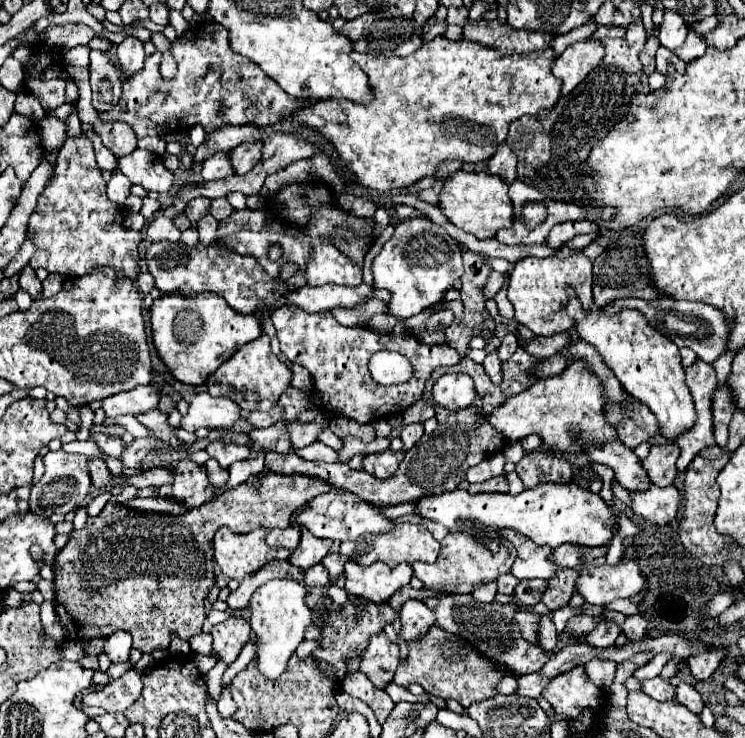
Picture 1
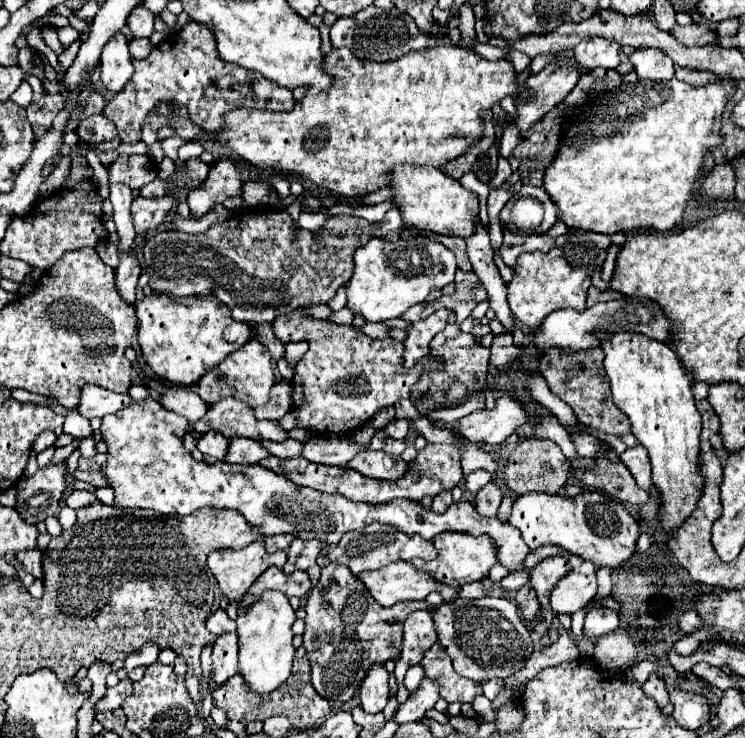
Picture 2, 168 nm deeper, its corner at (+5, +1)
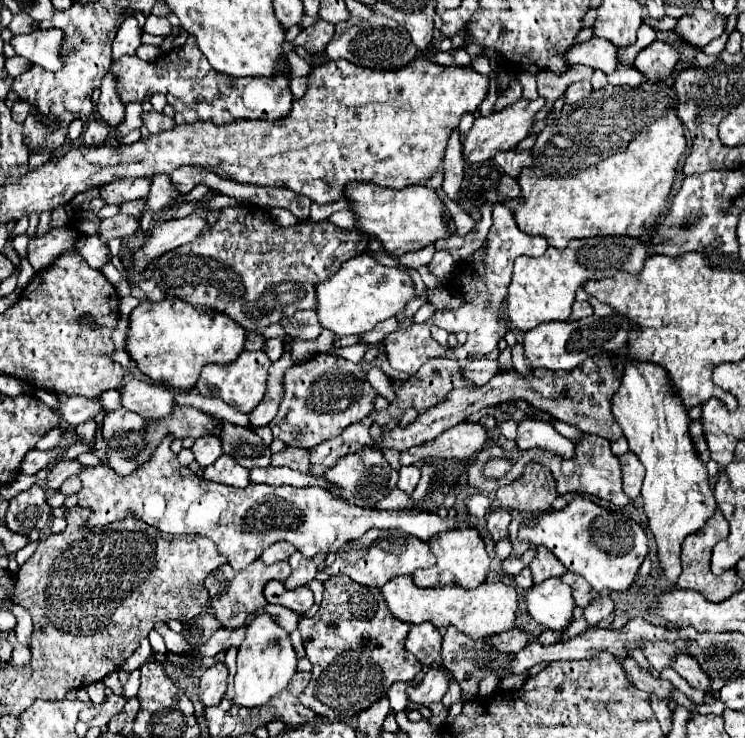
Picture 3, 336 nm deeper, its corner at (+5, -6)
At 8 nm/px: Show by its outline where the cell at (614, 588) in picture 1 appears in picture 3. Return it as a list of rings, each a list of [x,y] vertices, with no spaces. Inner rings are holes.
[[[552,577],[540,585],[530,587],[526,593],[526,611],[534,621],[548,629],[562,629],[572,621],[574,601],[572,589],[560,579]]]

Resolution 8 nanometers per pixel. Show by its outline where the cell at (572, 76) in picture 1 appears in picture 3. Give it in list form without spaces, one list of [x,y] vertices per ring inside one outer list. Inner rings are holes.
[[[538,97],[536,101],[526,101],[520,99],[512,105],[508,105],[504,111],[492,113],[490,117],[476,117],[474,125],[470,131],[466,131],[462,139],[462,155],[466,163],[482,163],[486,159],[492,159],[498,151],[508,151],[514,145],[518,145],[522,139],[528,137],[532,125],[534,125],[534,115],[544,107],[544,99]]]

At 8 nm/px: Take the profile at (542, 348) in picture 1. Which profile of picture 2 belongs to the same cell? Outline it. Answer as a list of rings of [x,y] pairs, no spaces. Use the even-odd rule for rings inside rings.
[[[496,334],[490,346],[490,362],[494,366],[506,366],[508,362],[520,360],[526,346],[512,344],[512,334]]]

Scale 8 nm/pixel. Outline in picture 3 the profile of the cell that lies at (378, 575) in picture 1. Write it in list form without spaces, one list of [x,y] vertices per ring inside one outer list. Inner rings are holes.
[[[404,575],[404,577],[390,579],[380,591],[392,615],[404,623],[418,625],[418,623],[430,621],[436,627],[454,625],[460,633],[468,635],[474,641],[486,639],[516,627],[518,597],[516,597],[516,587],[508,583],[482,583],[476,589],[464,589],[458,585],[420,589],[412,583],[410,575]]]

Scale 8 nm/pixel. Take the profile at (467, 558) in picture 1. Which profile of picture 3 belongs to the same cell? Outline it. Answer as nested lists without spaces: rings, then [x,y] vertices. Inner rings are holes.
[[[462,527],[462,529],[454,529],[454,531],[444,531],[434,535],[434,539],[428,541],[434,557],[436,557],[436,565],[430,569],[418,569],[412,573],[412,581],[416,587],[438,587],[438,585],[460,585],[466,589],[478,587],[478,583],[482,583],[488,575],[488,567],[490,567],[490,557],[484,549],[484,541],[480,537],[480,533],[476,529],[470,527]]]

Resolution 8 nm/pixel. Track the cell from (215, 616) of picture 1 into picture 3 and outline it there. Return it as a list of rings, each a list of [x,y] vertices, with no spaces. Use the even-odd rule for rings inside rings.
[[[264,613],[258,615],[246,629],[246,639],[238,647],[238,671],[234,675],[236,697],[234,701],[242,707],[266,705],[274,695],[278,695],[296,673],[296,653],[290,643],[290,635],[274,623],[274,619]]]

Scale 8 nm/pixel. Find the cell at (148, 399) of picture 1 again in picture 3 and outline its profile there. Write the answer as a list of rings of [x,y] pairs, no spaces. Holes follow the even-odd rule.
[[[58,395],[58,413],[68,425],[78,425],[86,419],[92,419],[98,415],[102,409],[102,403],[98,399],[84,399],[84,397],[68,397],[68,395]]]

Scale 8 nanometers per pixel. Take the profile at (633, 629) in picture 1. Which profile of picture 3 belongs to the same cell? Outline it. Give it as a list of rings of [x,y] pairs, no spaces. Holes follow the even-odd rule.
[[[566,573],[566,575],[562,575],[560,579],[562,579],[562,583],[566,583],[566,585],[572,587],[574,603],[576,603],[578,607],[582,607],[582,609],[584,609],[592,599],[596,599],[596,595],[598,595],[598,593],[592,591],[592,587],[590,587],[582,577],[578,577],[578,575],[574,575],[574,573]]]

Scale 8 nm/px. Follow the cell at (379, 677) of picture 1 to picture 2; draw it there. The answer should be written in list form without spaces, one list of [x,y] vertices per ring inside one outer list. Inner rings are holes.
[[[374,664],[374,668],[370,668],[366,680],[362,680],[360,684],[358,694],[360,694],[360,704],[368,714],[376,714],[384,710],[390,696],[388,670],[384,664]]]

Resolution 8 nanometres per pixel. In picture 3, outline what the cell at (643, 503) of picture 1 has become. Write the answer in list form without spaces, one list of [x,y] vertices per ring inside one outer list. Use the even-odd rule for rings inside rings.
[[[582,433],[582,437],[576,441],[576,449],[574,449],[574,457],[572,459],[564,459],[564,457],[560,457],[554,451],[538,449],[538,447],[522,451],[522,455],[530,455],[530,461],[540,463],[546,469],[550,469],[550,473],[556,479],[558,495],[586,493],[586,495],[594,495],[594,497],[600,497],[604,501],[610,501],[616,507],[624,507],[630,501],[624,495],[624,491],[622,491],[622,473],[620,473],[620,467],[618,467],[618,459],[610,451],[610,441],[604,439],[604,437]]]

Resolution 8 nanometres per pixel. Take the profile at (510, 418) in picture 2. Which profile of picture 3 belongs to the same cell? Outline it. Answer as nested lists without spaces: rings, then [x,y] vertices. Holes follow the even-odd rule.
[[[458,423],[432,439],[430,443],[422,443],[418,447],[410,447],[408,451],[402,453],[402,463],[404,465],[414,465],[422,463],[426,459],[470,459],[474,457],[476,451],[480,451],[486,443],[488,435],[486,429],[480,423]]]

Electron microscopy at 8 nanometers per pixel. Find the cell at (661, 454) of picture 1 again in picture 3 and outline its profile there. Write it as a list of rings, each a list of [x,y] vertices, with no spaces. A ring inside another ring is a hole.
[[[632,451],[622,453],[618,459],[620,459],[620,465],[622,465],[622,483],[624,483],[626,495],[630,499],[640,497],[640,487],[642,487],[642,481],[644,481],[644,469],[642,469],[640,459]]]

